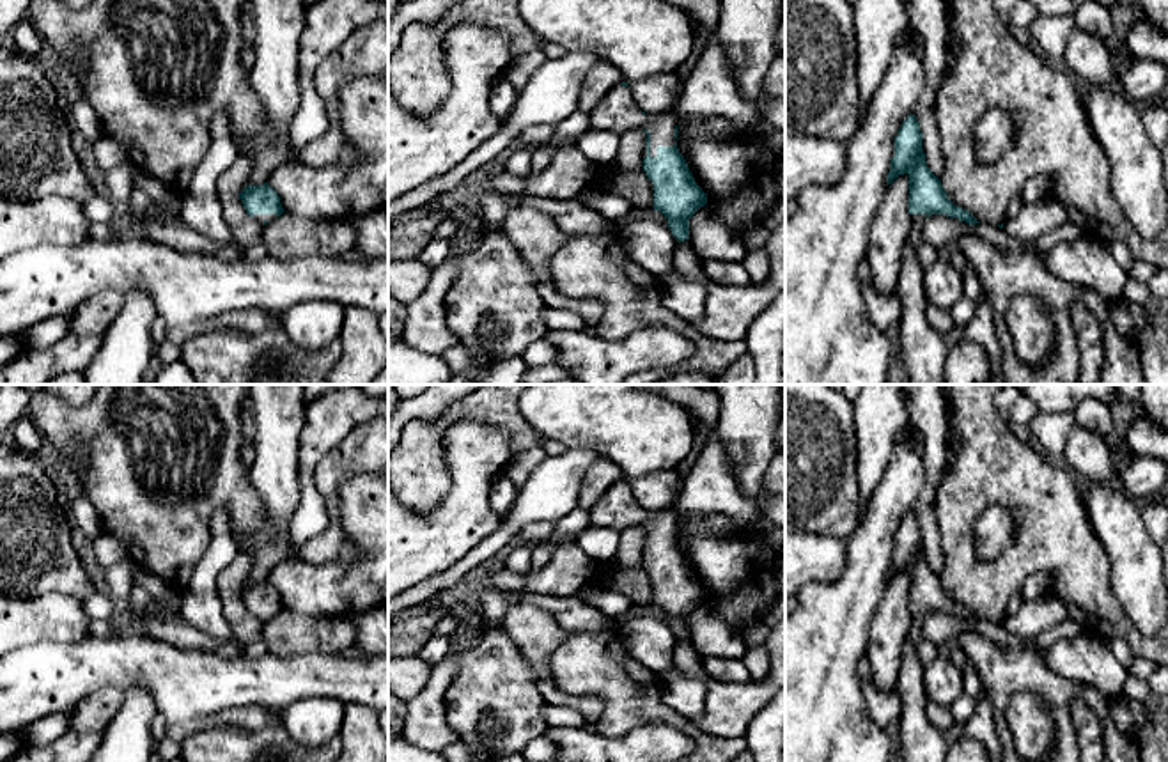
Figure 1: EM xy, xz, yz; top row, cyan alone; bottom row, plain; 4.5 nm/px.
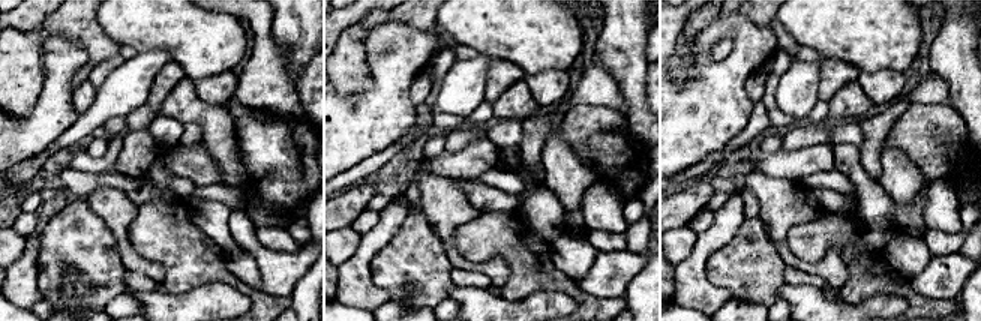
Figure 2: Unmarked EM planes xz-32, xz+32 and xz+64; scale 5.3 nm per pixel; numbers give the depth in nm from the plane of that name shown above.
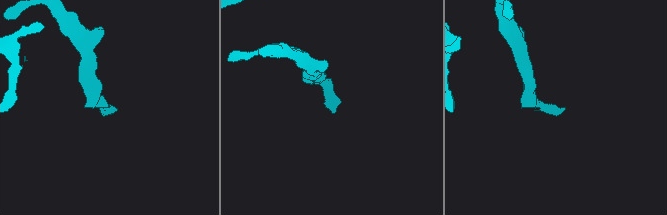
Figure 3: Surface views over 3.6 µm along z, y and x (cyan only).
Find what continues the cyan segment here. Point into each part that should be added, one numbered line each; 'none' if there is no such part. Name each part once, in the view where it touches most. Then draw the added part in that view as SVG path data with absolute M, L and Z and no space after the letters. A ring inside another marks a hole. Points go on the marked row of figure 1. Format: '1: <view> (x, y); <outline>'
1: xz (617, 112); M624 85L613 87L604 99L588 115L590 128L608 131L631 131L643 128L650 133L649 156L656 156L658 147L674 145L674 129L677 126L674 113L650 115L642 113Z

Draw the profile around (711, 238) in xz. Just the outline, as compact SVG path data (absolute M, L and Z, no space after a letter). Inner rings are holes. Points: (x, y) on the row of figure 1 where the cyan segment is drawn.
M707 204L689 218L689 243L702 260L743 262L748 252L746 239Z

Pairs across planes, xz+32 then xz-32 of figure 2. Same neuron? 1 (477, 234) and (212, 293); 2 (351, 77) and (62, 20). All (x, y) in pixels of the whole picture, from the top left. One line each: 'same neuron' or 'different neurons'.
1: different neurons
2: same neuron

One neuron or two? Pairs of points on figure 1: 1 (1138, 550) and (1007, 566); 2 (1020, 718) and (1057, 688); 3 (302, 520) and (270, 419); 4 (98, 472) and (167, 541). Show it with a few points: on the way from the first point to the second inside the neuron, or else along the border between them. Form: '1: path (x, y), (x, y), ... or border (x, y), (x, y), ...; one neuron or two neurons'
1: border (1087, 516), (1108, 557), (1110, 587), (1115, 594); two neurons
2: border (1014, 693), (1035, 693), (1044, 702), (1053, 741); two neurons
3: border (300, 463), (298, 505), (288, 532); two neurons
4: path (116, 489), (149, 523); one neuron

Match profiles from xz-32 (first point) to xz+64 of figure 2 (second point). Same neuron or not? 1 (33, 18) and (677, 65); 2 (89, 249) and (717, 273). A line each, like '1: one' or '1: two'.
1: two
2: one

